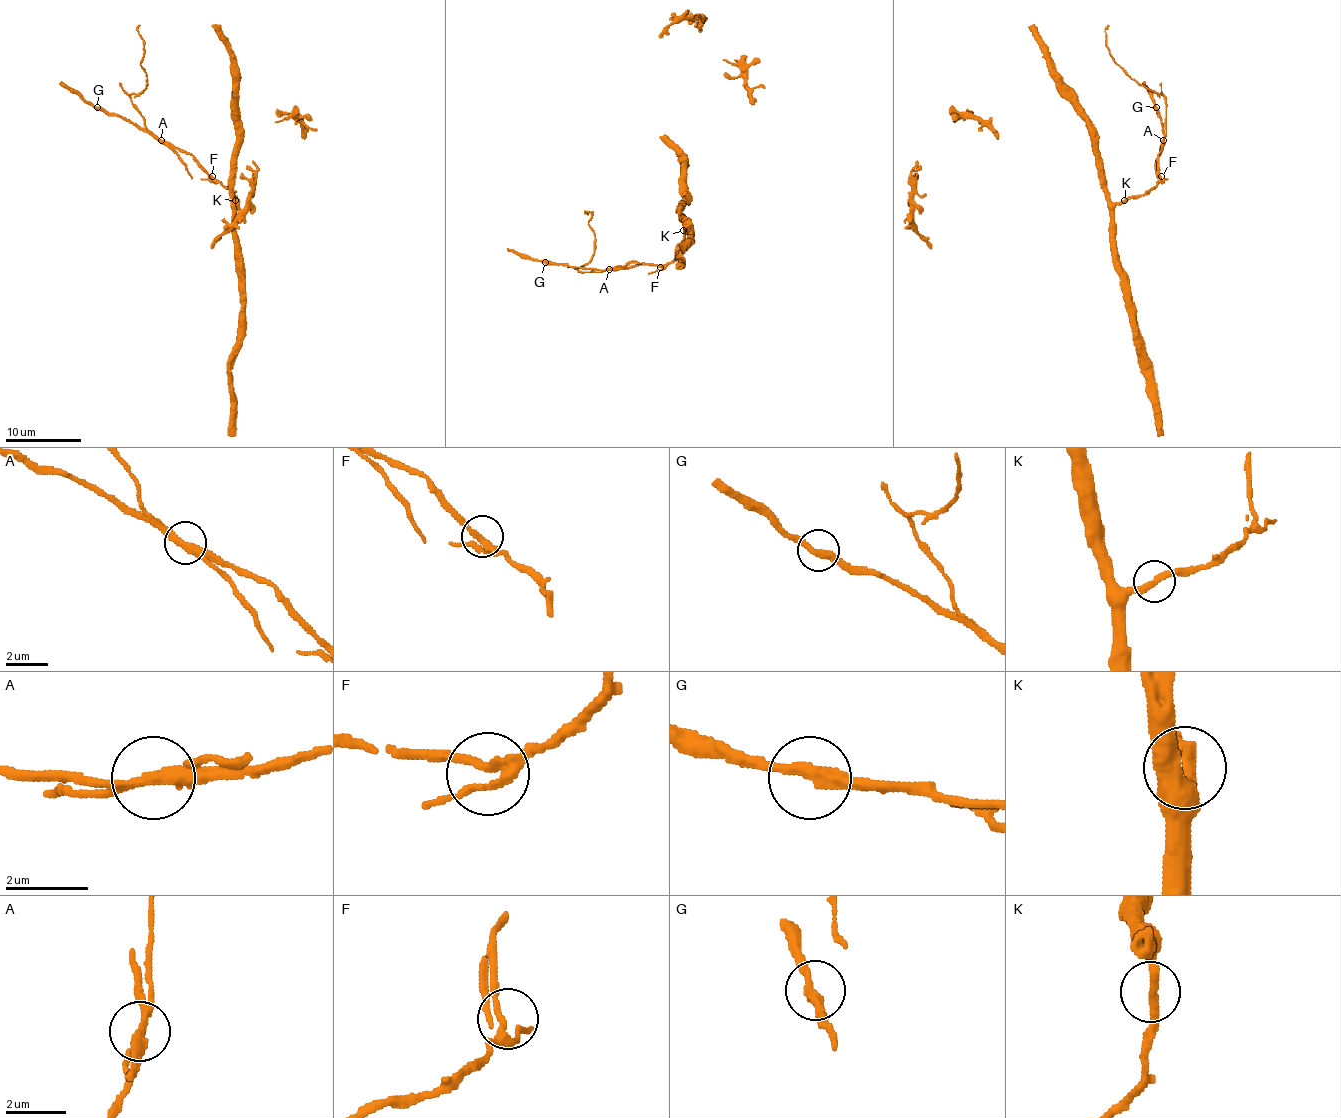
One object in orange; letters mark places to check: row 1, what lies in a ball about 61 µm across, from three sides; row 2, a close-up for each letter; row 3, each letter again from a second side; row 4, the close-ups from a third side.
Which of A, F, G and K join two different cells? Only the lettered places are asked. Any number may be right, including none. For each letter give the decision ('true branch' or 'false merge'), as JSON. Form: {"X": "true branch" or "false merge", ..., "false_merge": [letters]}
{"A": "false merge", "F": "true branch", "G": "true branch", "K": "true branch", "false_merge": ["A"]}

